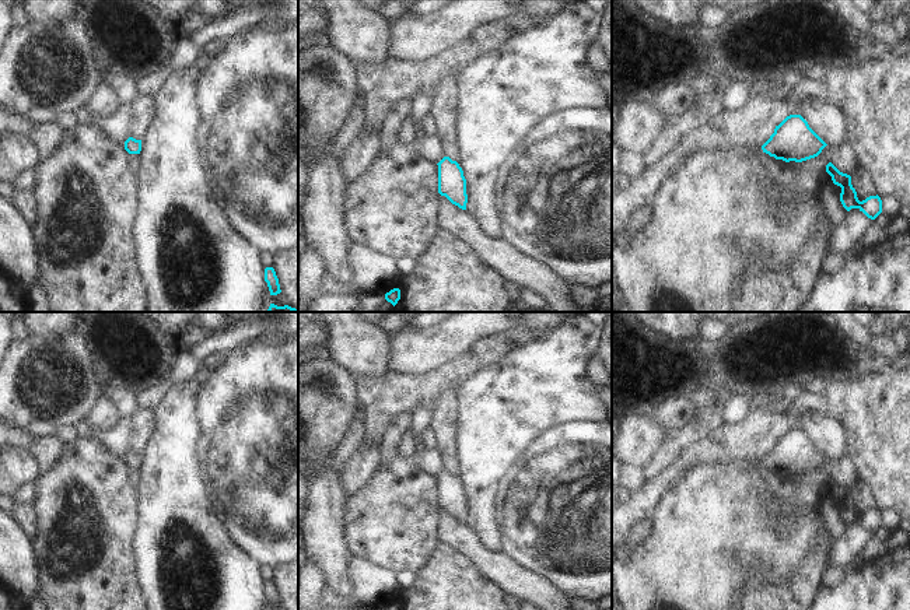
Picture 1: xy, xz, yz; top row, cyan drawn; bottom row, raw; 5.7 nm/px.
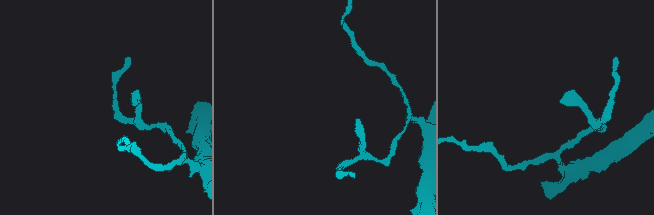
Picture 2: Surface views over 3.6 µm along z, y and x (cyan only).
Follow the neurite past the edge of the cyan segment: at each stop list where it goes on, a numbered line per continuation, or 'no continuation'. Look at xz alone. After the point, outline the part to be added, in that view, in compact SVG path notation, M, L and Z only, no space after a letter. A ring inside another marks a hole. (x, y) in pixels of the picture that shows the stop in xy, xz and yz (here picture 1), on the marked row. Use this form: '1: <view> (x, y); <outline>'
no continuation

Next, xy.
no continuation

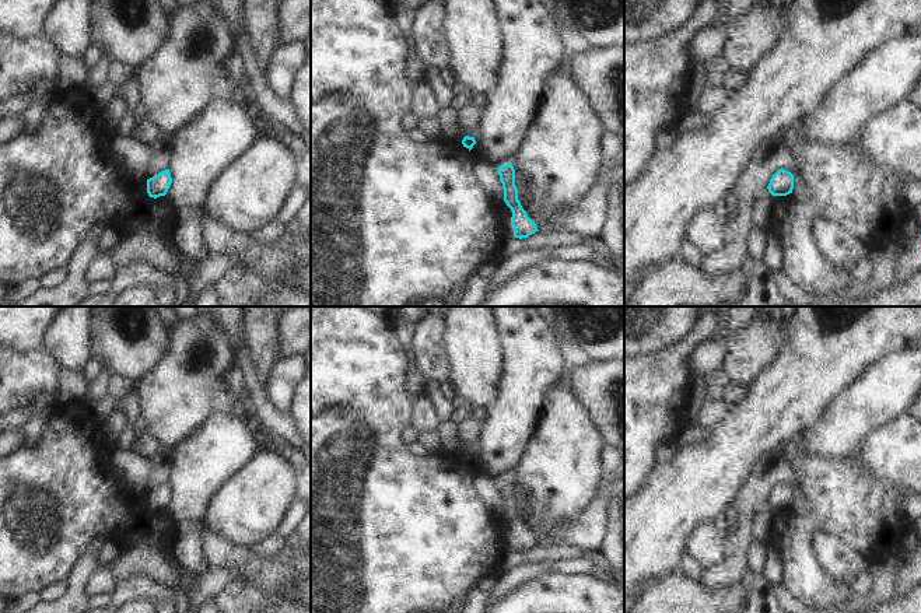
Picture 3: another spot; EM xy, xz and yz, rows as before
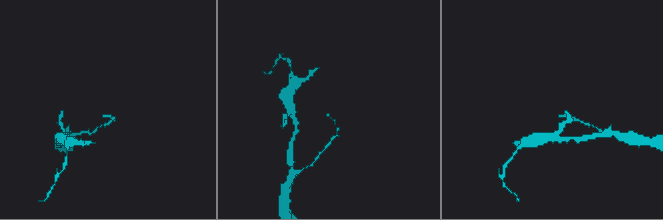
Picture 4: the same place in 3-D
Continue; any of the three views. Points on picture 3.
no continuation

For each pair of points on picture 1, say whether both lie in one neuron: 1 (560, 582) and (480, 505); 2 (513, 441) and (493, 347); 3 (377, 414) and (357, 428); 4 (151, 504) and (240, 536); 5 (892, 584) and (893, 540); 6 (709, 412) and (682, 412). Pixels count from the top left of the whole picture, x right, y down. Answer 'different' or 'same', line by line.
1: different
2: different
3: different
4: different
5: different
6: different

